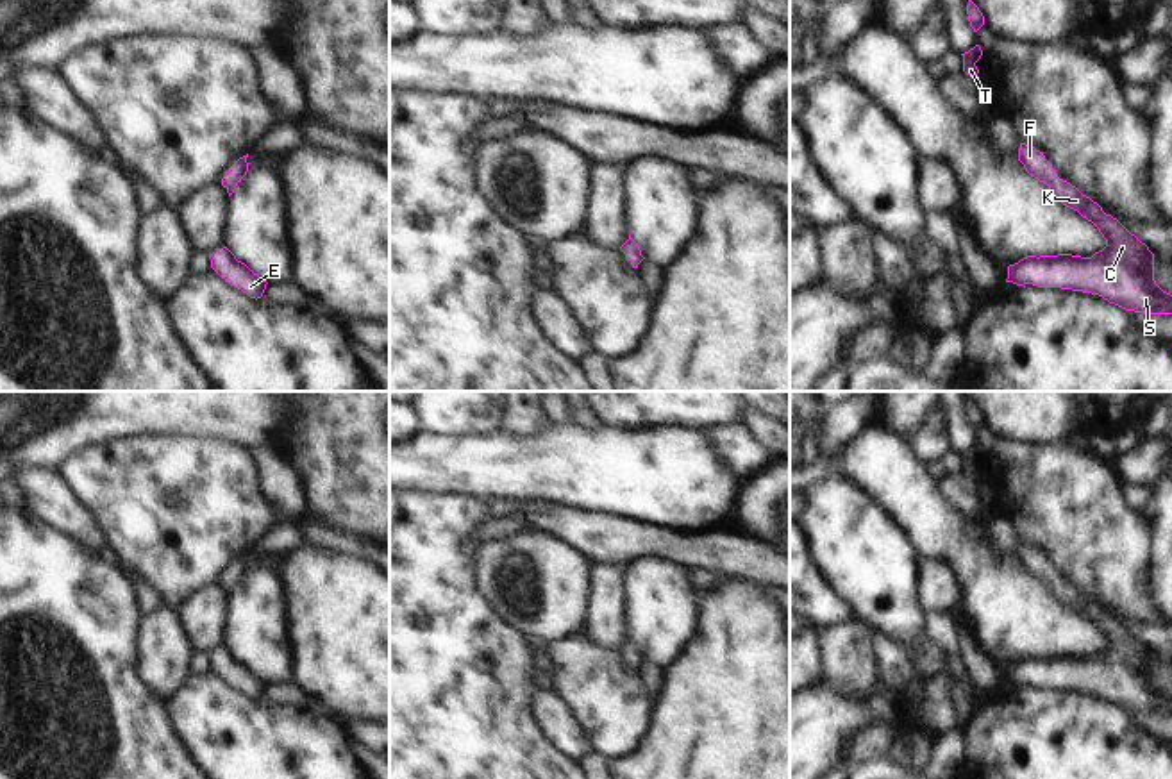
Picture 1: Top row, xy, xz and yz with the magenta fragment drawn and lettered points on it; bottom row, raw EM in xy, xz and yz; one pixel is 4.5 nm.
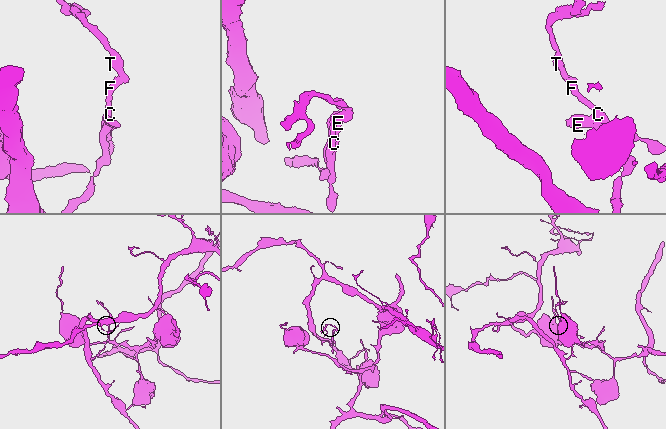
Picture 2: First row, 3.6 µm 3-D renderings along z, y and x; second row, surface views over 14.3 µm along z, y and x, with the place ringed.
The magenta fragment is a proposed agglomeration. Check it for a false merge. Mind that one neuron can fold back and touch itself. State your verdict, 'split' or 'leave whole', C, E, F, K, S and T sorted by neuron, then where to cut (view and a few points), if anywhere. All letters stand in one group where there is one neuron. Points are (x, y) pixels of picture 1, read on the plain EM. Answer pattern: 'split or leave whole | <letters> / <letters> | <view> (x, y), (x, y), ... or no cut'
leave whole | C E F K S T | no cut

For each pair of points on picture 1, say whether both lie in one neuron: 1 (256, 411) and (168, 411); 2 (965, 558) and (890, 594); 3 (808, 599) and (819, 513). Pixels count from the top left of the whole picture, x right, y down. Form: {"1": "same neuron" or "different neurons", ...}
{"1": "same neuron", "2": "different neurons", "3": "different neurons"}

